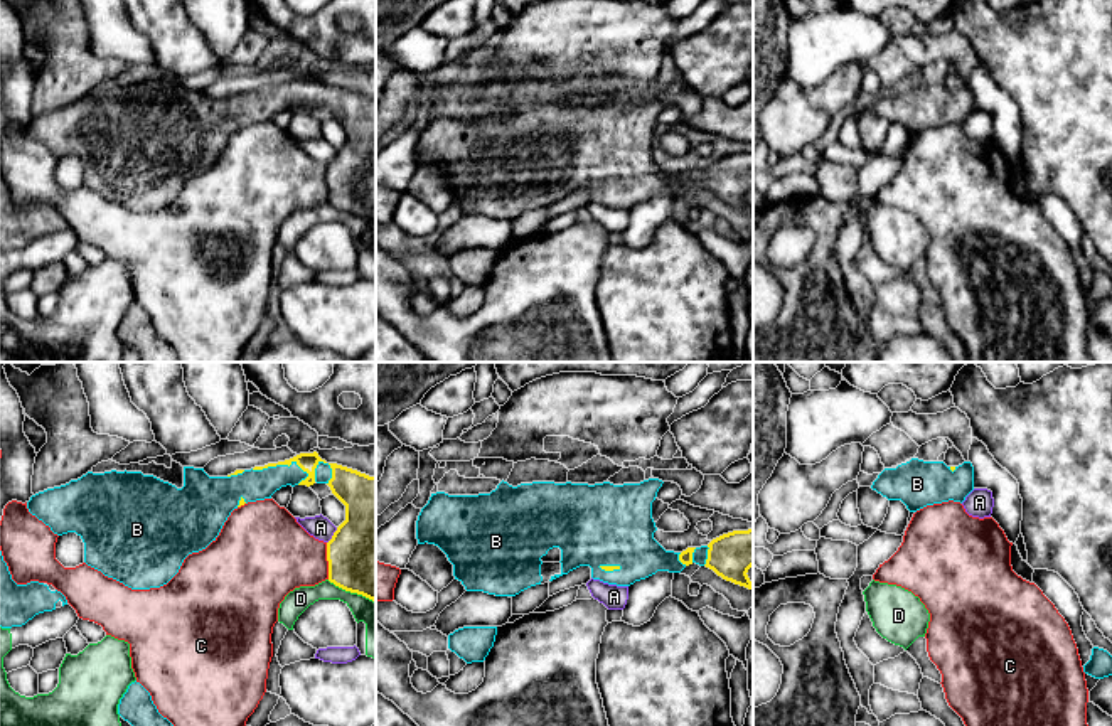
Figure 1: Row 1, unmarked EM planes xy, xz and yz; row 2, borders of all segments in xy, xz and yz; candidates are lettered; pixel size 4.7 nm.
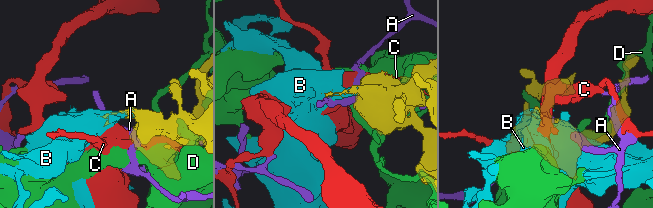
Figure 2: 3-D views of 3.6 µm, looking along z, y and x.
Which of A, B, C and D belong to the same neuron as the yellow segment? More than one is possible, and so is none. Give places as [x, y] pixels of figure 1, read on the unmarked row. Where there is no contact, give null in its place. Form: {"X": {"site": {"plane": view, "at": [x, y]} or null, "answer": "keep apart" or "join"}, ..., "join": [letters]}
{"A": {"site": {"plane": "xy", "at": [332, 159]}, "answer": "keep apart"}, "B": {"site": {"plane": "xy", "at": [280, 86]}, "answer": "join"}, "C": {"site": {"plane": "xy", "at": [327, 182]}, "answer": "keep apart"}, "D": {"site": {"plane": "xy", "at": [351, 214]}, "answer": "keep apart"}, "join": ["B"]}

